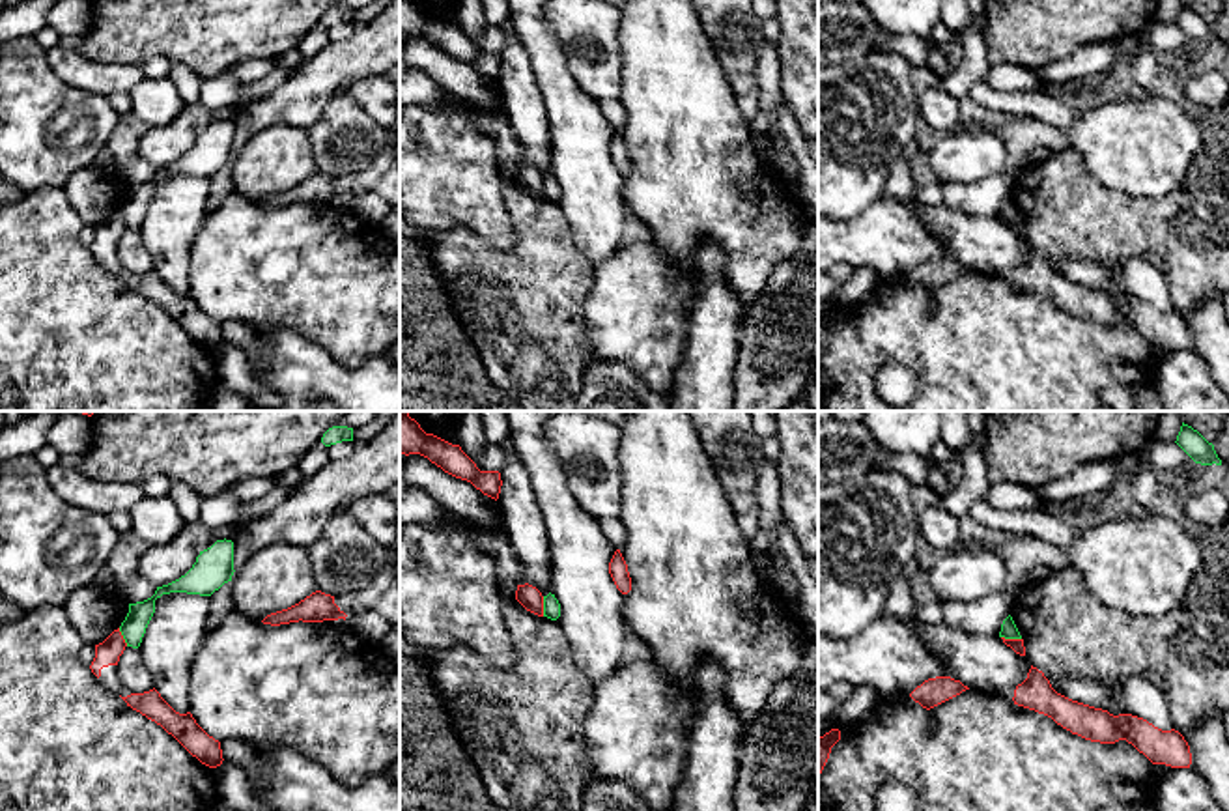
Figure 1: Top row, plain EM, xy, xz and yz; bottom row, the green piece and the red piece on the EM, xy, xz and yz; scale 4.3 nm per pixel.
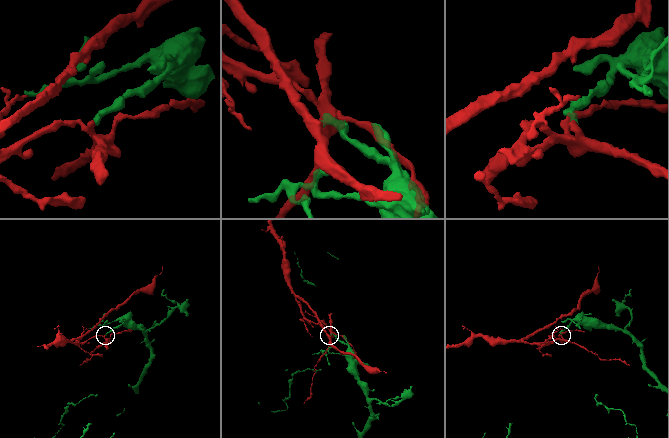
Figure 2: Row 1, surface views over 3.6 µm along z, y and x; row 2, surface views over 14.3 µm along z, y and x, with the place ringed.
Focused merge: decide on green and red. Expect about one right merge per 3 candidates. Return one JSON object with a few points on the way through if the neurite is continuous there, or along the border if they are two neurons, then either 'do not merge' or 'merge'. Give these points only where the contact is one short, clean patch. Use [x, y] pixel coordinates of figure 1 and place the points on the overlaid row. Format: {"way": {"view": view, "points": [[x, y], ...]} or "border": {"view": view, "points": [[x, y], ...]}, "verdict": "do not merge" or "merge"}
{"border": {"view": "xz", "points": [[542, 597], [544, 615]]}, "verdict": "do not merge"}

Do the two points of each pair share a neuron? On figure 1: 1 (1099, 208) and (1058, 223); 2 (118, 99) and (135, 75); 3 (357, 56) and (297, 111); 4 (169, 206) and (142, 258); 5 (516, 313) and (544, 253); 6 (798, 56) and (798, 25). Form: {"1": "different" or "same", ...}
{"1": "same", "2": "different", "3": "same", "4": "different", "5": "same", "6": "same"}

